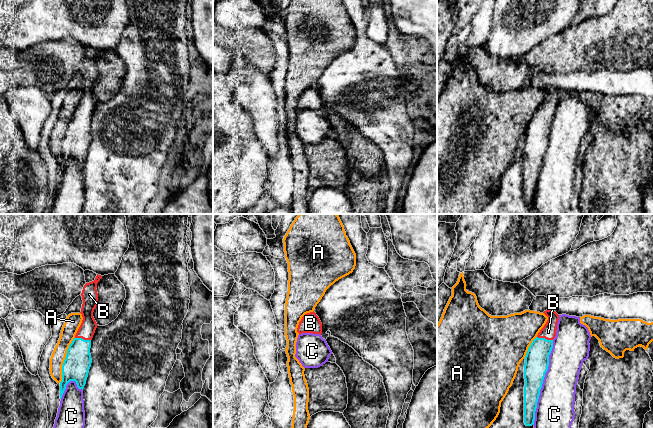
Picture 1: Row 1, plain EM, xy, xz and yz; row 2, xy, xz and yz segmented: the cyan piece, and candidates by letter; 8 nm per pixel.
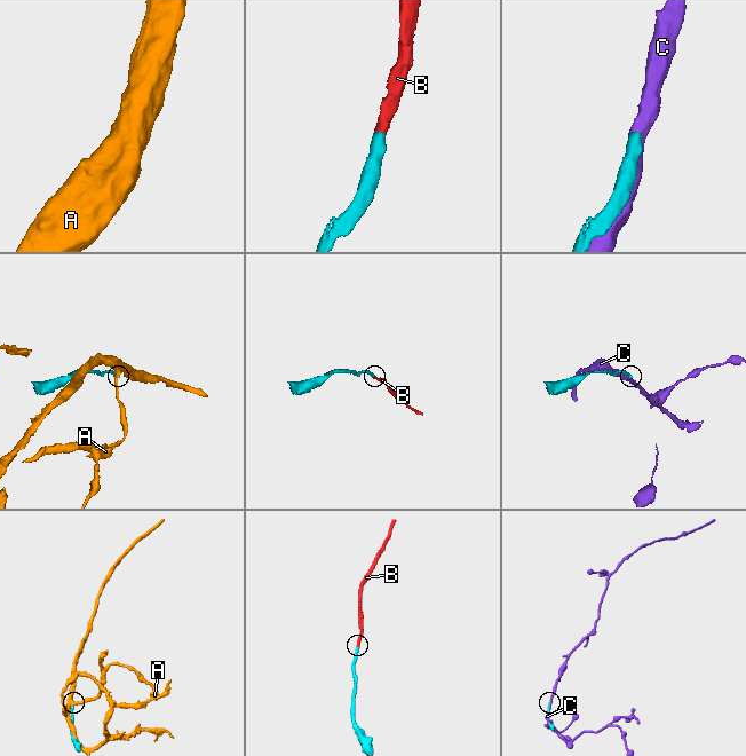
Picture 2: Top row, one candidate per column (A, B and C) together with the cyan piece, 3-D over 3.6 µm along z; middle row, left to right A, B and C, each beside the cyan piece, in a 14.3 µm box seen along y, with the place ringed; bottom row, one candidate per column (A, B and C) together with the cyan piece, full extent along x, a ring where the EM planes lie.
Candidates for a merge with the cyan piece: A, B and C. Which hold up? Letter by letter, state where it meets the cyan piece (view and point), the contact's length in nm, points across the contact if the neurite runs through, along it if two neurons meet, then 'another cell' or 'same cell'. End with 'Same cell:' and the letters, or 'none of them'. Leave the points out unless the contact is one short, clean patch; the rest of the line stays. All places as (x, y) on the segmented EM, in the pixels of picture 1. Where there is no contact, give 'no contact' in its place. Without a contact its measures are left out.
A: meets cyan in xy at (64, 360); contact 380 nm long; another cell
B: meets cyan in xy at (83, 339); contact 130 nm long; runs through xy (77, 363), (78, 352), (83, 339), (88, 326); same cell
C: meets cyan in yz at (542, 382); contact 700 nm long; another cell
Same cell: B

